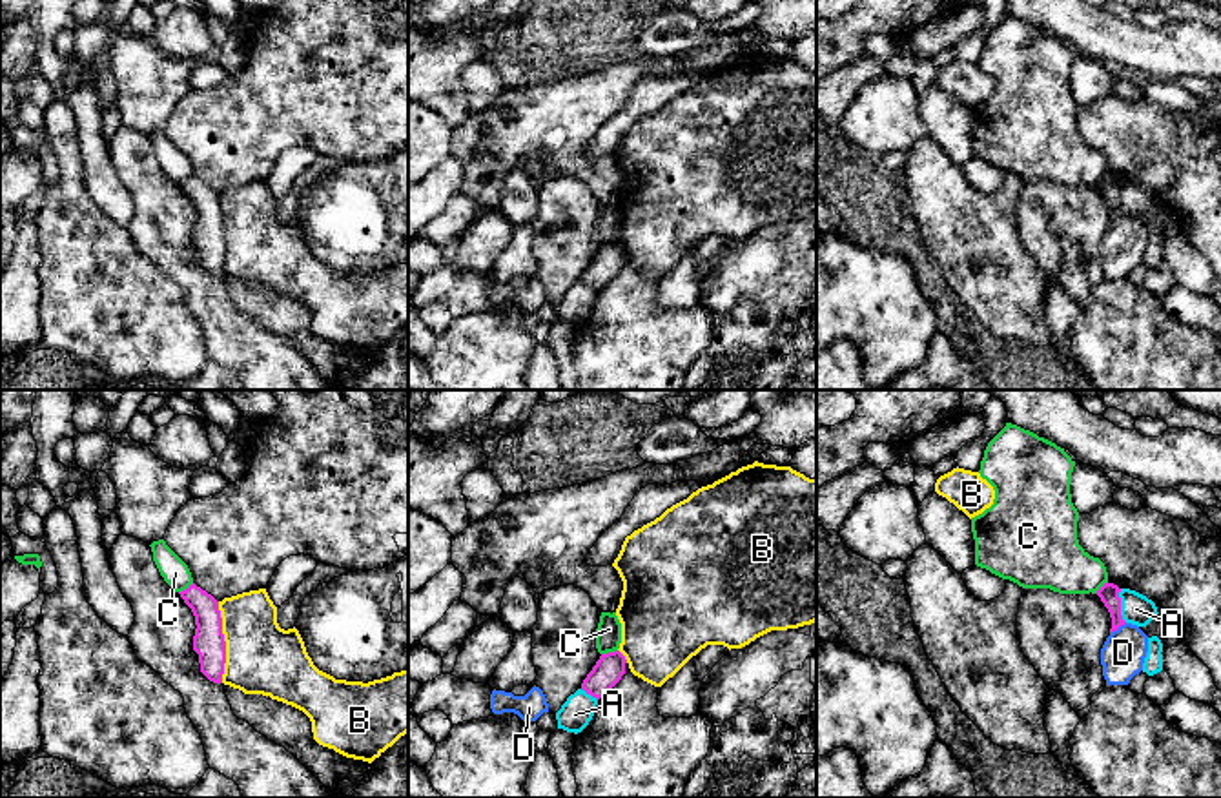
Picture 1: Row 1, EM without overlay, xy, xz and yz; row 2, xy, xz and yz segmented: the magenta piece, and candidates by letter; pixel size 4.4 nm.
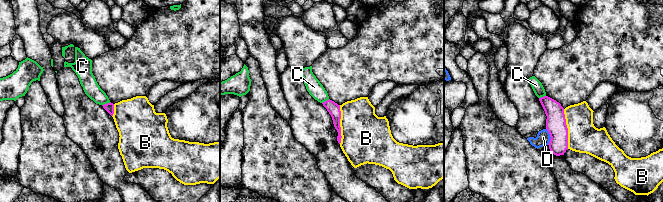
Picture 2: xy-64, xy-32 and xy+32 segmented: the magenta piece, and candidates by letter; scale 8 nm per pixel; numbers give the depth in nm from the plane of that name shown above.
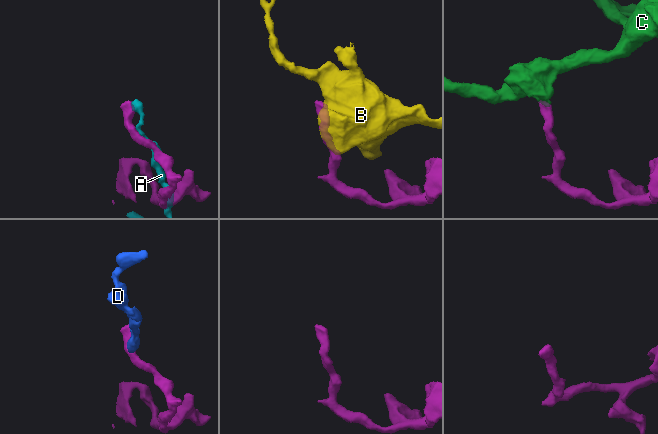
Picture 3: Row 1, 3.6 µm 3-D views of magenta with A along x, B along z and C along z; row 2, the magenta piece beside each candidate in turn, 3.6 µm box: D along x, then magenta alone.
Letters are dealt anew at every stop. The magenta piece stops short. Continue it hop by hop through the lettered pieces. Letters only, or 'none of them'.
none of them

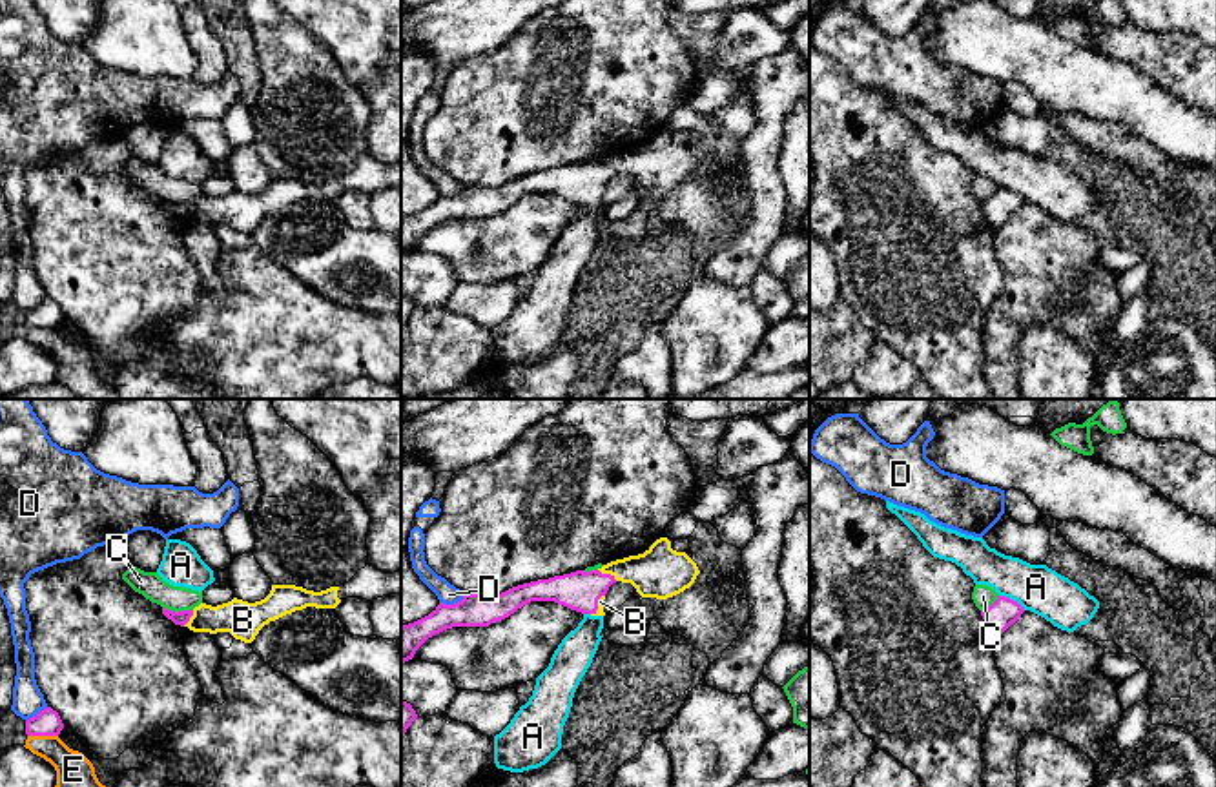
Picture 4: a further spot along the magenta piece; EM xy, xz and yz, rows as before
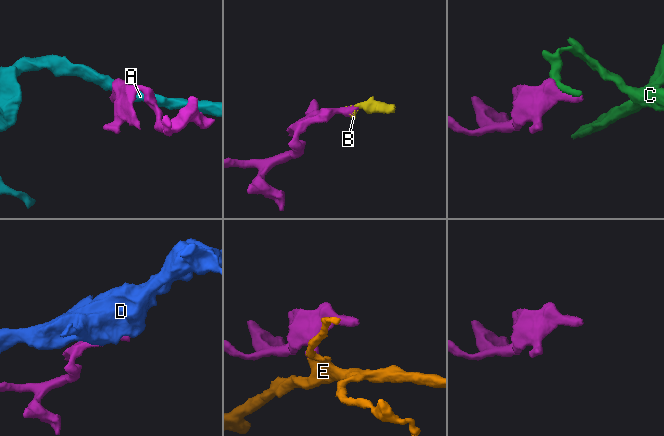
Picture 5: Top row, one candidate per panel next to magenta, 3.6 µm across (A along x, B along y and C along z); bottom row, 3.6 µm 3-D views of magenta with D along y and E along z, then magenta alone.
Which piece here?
B

